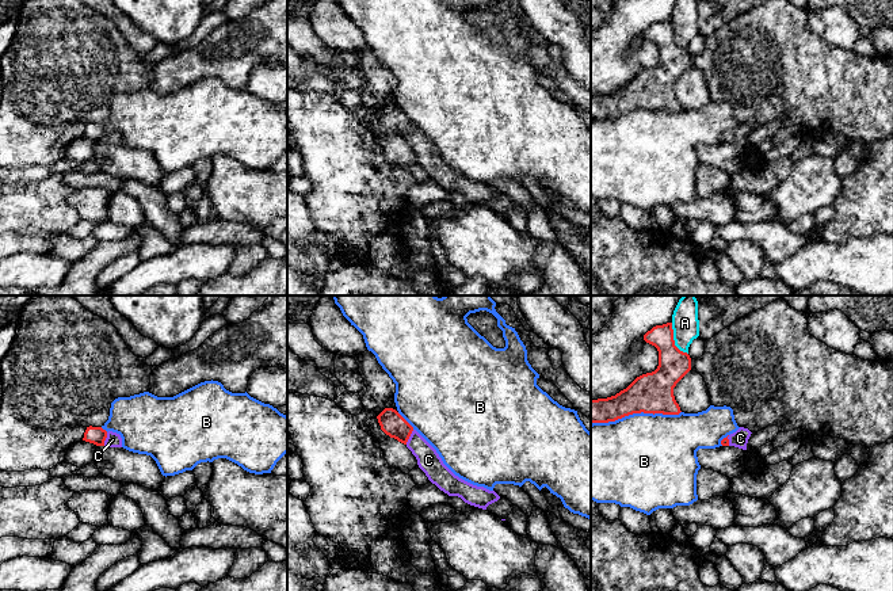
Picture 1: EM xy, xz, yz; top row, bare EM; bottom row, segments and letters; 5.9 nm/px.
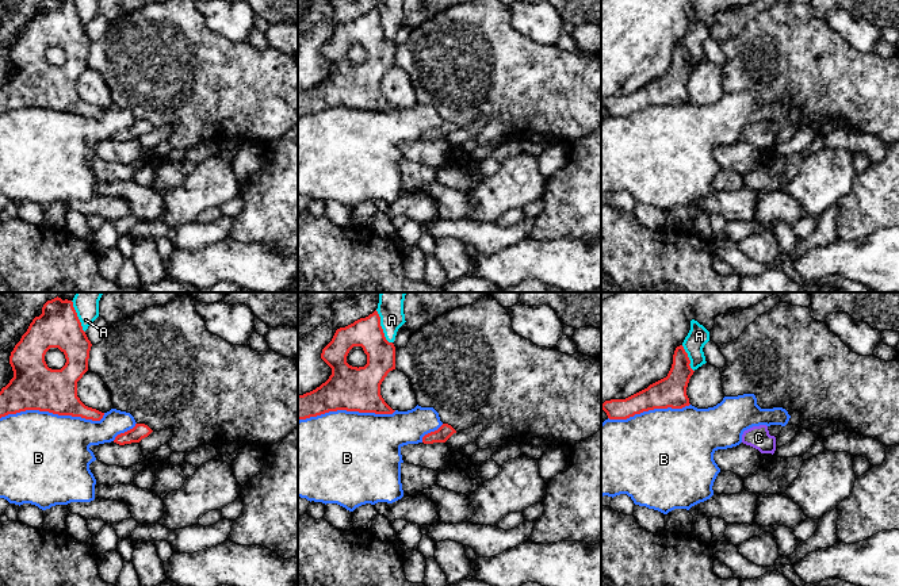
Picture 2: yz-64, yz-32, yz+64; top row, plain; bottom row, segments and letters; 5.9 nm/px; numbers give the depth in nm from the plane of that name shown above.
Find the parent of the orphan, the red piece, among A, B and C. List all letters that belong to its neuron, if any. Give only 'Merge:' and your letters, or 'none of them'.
Merge: C

